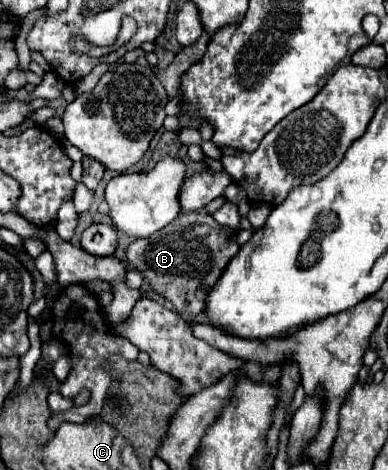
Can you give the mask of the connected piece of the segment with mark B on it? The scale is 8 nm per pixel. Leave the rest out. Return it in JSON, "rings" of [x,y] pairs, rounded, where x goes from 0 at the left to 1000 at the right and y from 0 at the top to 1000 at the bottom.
{"rings":[[[461,453],[451,474],[420,483],[379,509],[353,509],[327,530],[332,564],[363,577],[384,611],[420,628],[461,666],[518,666],[544,611],[575,585],[585,560],[611,543],[611,491],[554,474],[554,466],[518,453]]]}

